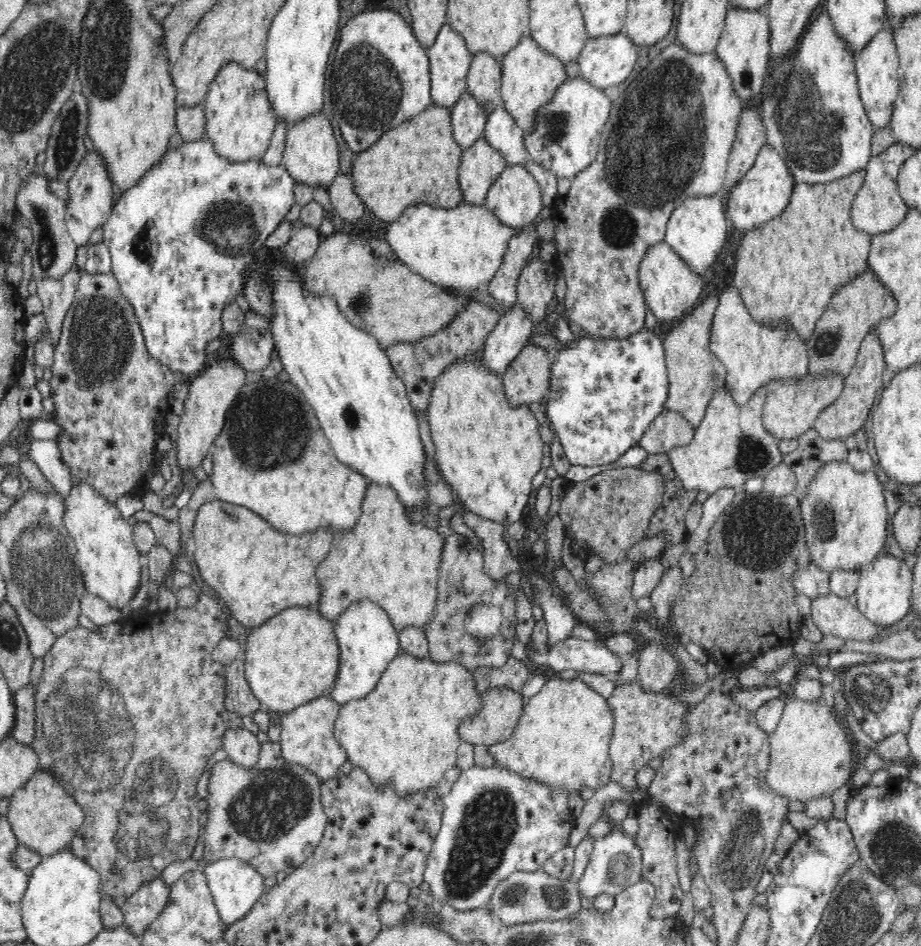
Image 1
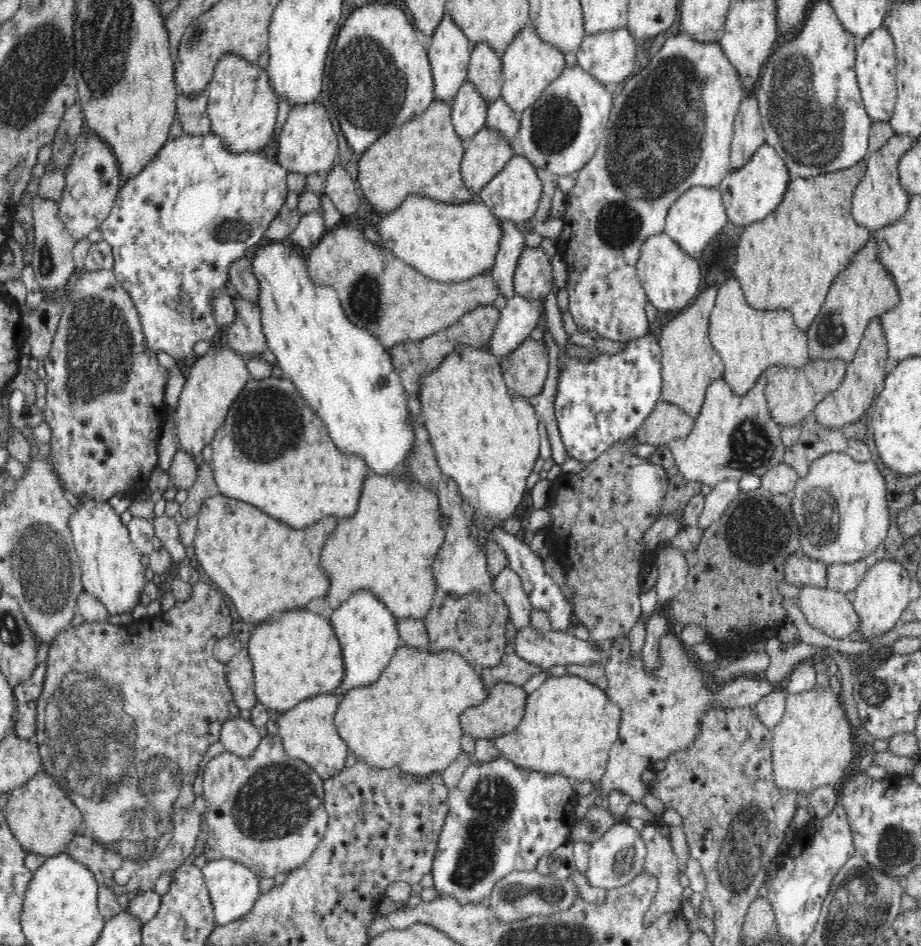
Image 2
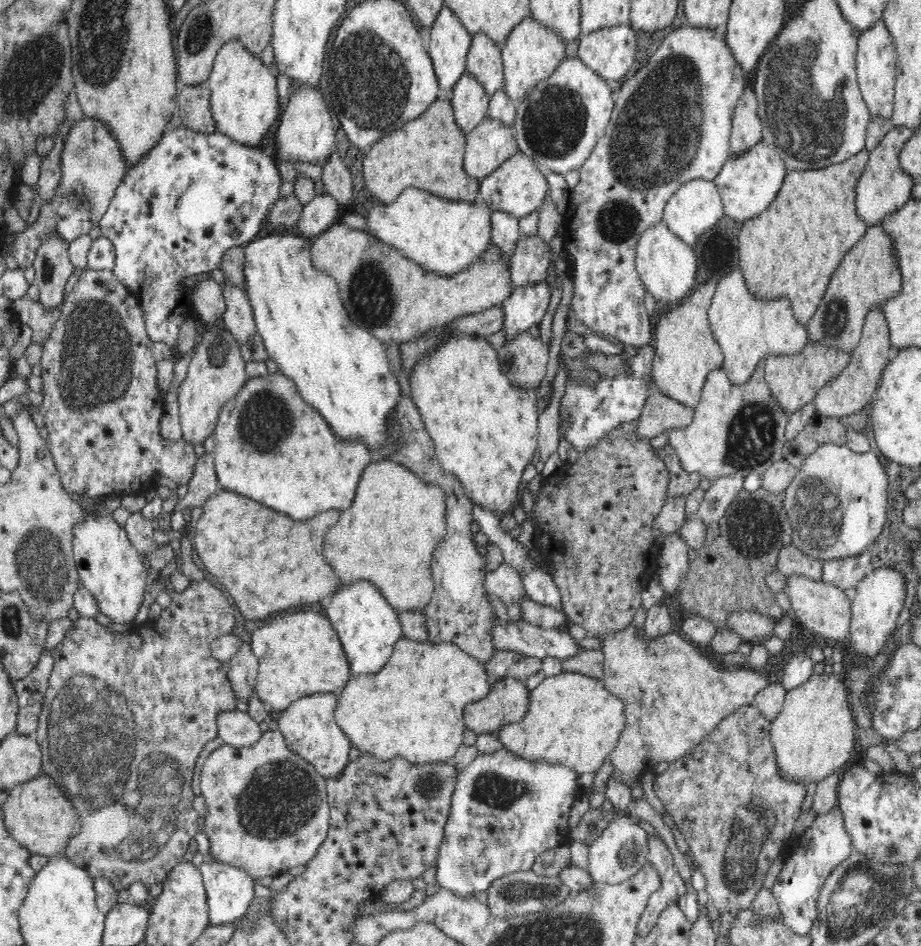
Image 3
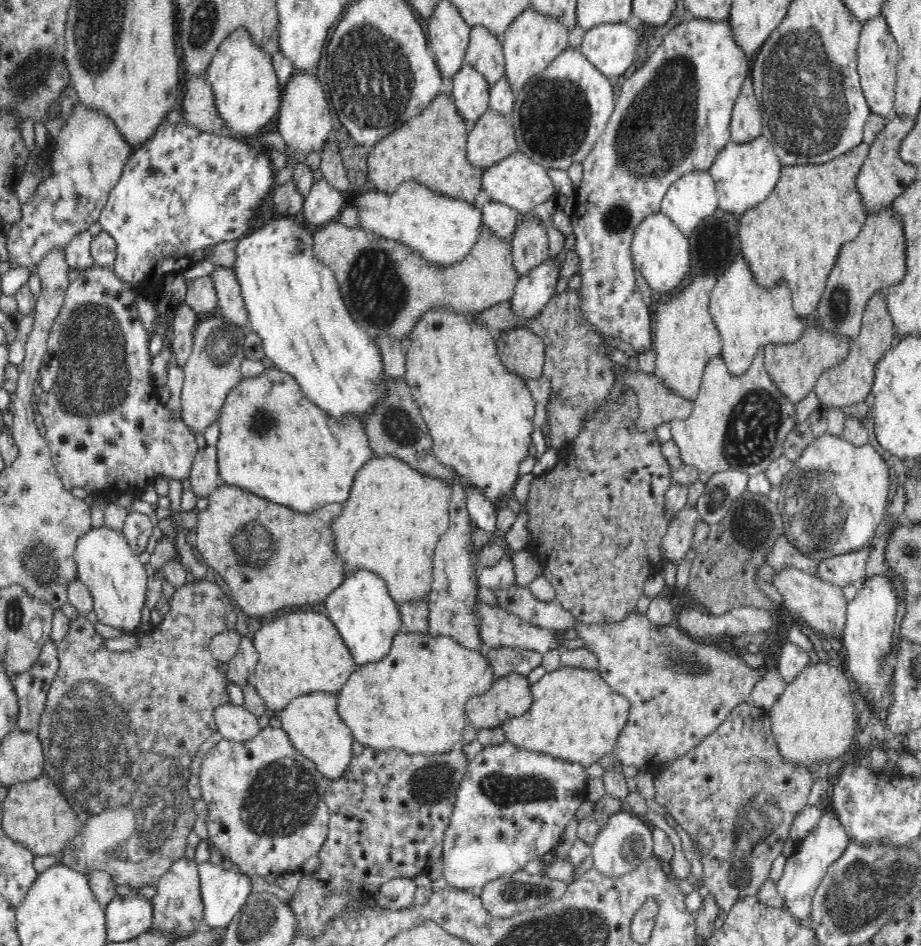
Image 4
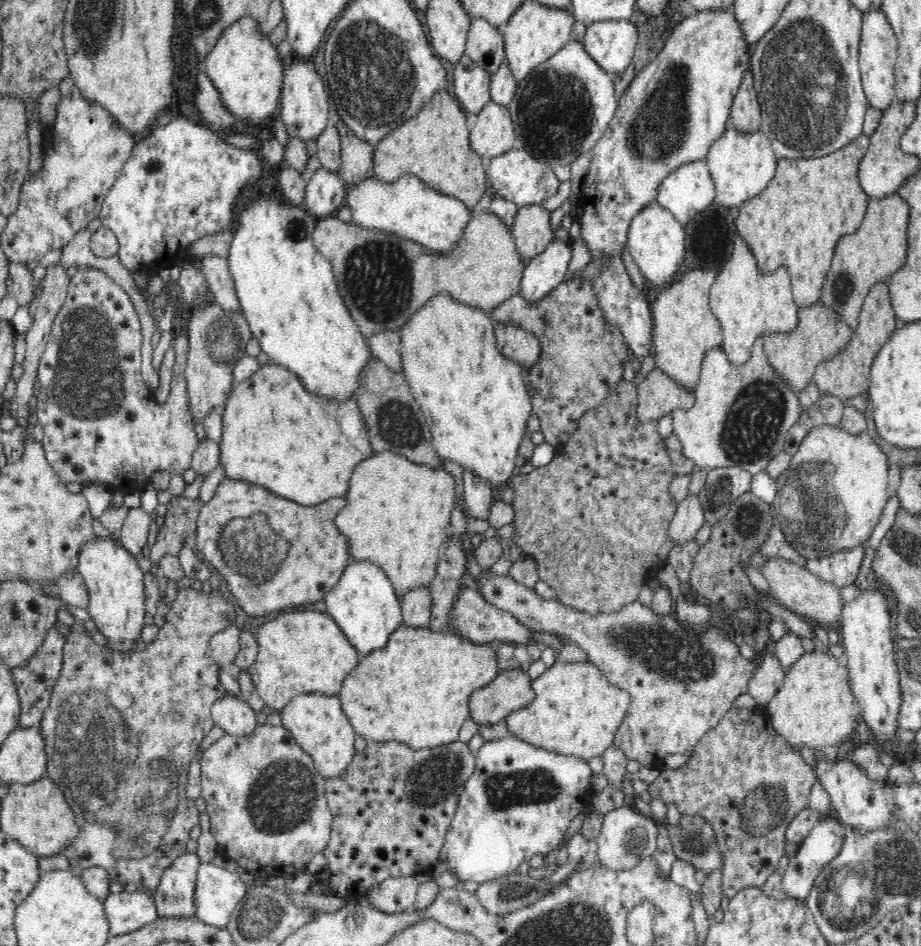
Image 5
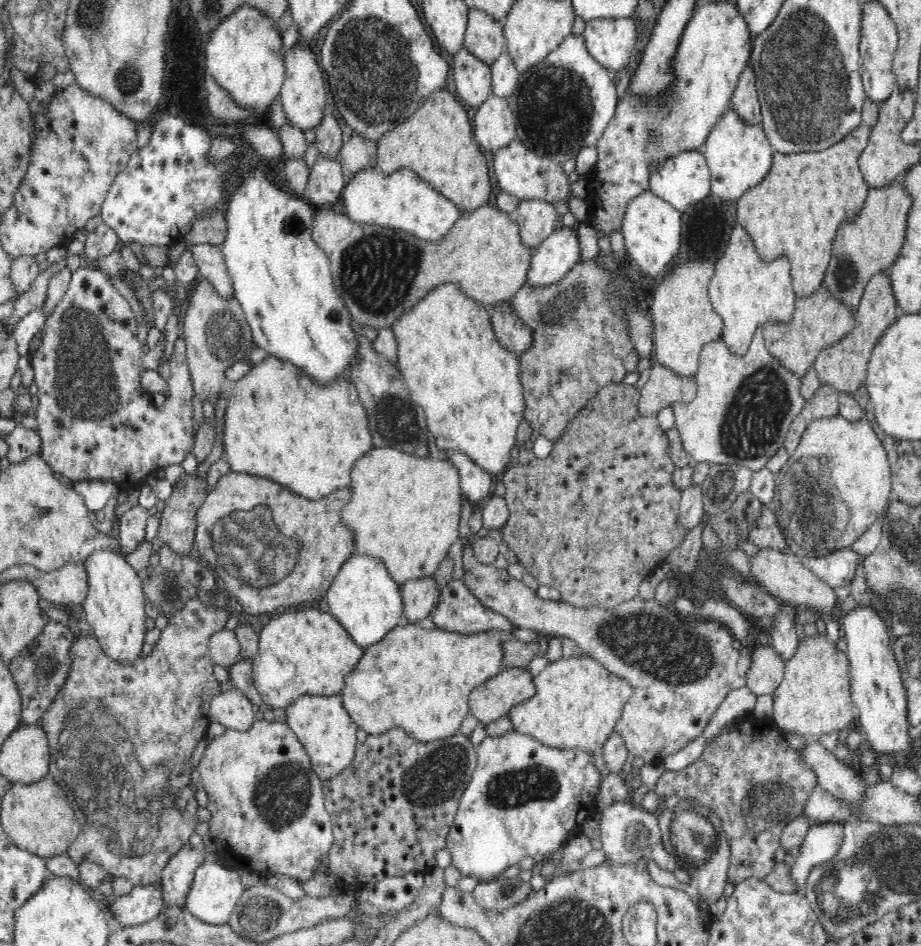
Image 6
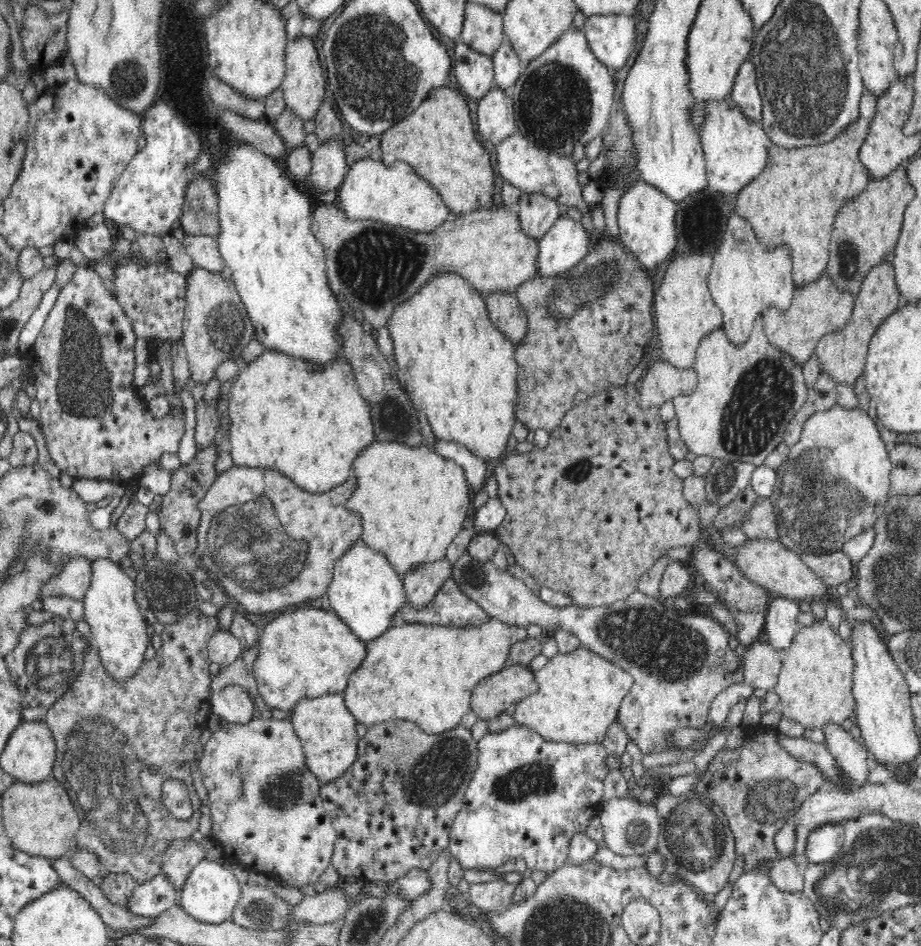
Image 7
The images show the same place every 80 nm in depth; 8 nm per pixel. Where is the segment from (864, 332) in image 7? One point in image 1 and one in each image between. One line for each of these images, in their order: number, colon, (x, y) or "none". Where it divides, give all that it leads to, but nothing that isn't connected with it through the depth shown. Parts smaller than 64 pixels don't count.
1: (845, 416)
2: (865, 375)
3: (854, 388)
4: (850, 382)
5: (847, 374)
6: (843, 365)

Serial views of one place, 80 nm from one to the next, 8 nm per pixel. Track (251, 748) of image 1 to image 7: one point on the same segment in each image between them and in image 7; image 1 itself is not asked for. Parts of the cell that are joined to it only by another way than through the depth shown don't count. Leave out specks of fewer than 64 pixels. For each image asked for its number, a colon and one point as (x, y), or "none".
2: (241, 737)
3: (238, 729)
4: (235, 723)
5: (233, 714)
6: (230, 707)
7: (232, 703)

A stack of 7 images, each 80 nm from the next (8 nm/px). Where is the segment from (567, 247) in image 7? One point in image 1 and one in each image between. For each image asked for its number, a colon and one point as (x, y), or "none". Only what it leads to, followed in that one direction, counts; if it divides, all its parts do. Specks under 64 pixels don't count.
1: (503, 344)
2: (520, 316)
3: (523, 310)
4: (533, 291)
5: (542, 274)
6: (554, 258)

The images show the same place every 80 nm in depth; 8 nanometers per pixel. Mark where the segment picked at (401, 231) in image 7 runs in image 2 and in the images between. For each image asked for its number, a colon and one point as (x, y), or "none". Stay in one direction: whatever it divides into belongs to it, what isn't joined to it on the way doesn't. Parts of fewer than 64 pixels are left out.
2: (380, 293)
3: (389, 295)
4: (386, 286)
5: (383, 279)
6: (379, 275)

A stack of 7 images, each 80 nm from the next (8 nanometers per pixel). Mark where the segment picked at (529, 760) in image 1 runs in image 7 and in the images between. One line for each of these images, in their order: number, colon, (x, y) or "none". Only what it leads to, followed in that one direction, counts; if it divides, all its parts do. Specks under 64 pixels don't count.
2: (569, 726)
3: (572, 719)
4: (575, 715)
5: (577, 711)
6: (577, 703)
7: (579, 694)

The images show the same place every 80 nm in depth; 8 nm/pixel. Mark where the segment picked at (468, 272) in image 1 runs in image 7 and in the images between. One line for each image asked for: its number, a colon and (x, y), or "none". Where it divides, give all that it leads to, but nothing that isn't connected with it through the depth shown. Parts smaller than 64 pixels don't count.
2: (446, 242)
3: (443, 236)
4: (442, 230)
5: (409, 208)
6: (401, 200)
7: (396, 195)

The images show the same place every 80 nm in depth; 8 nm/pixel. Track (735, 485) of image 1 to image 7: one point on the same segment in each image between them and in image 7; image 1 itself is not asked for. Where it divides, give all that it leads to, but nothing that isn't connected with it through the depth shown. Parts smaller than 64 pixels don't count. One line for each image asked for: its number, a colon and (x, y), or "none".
2: (732, 437)
3: (740, 429)
4: (728, 430)
5: (713, 433)
6: (717, 427)
7: (713, 421)

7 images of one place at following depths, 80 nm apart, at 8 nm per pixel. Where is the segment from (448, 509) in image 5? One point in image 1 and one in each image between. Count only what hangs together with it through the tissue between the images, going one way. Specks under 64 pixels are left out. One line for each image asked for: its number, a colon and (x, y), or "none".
1: (399, 573)
2: (389, 547)
3: (388, 537)
4: (395, 515)

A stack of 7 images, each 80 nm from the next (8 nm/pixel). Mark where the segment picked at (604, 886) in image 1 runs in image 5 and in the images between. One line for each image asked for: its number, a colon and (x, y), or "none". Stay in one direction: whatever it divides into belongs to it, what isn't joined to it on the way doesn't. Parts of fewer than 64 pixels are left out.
2: (615, 859)
3: (621, 850)
4: (625, 841)
5: (627, 835)

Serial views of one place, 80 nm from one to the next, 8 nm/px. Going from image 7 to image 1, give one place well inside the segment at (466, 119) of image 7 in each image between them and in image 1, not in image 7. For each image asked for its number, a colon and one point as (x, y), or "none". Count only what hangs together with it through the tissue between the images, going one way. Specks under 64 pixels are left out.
1: (417, 163)
2: (423, 157)
3: (428, 153)
4: (432, 150)
5: (435, 145)
6: (437, 142)

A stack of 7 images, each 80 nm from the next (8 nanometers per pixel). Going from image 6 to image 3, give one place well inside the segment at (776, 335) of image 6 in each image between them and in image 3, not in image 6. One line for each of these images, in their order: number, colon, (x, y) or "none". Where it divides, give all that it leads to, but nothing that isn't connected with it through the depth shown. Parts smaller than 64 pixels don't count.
3: (794, 381)
4: (795, 368)
5: (794, 355)

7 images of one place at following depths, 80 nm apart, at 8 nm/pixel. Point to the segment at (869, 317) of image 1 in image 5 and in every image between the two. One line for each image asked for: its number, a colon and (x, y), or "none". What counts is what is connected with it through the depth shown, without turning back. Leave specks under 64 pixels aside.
2: (864, 290)
3: (868, 275)
4: (873, 261)
5: (876, 250)

